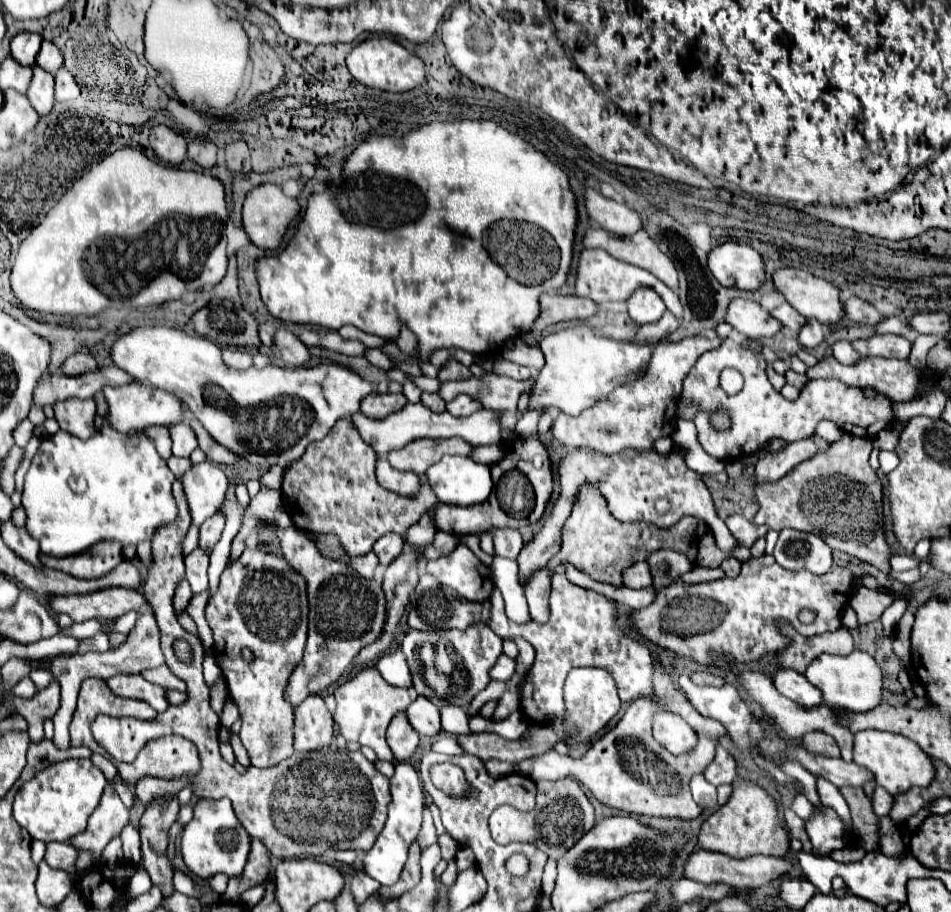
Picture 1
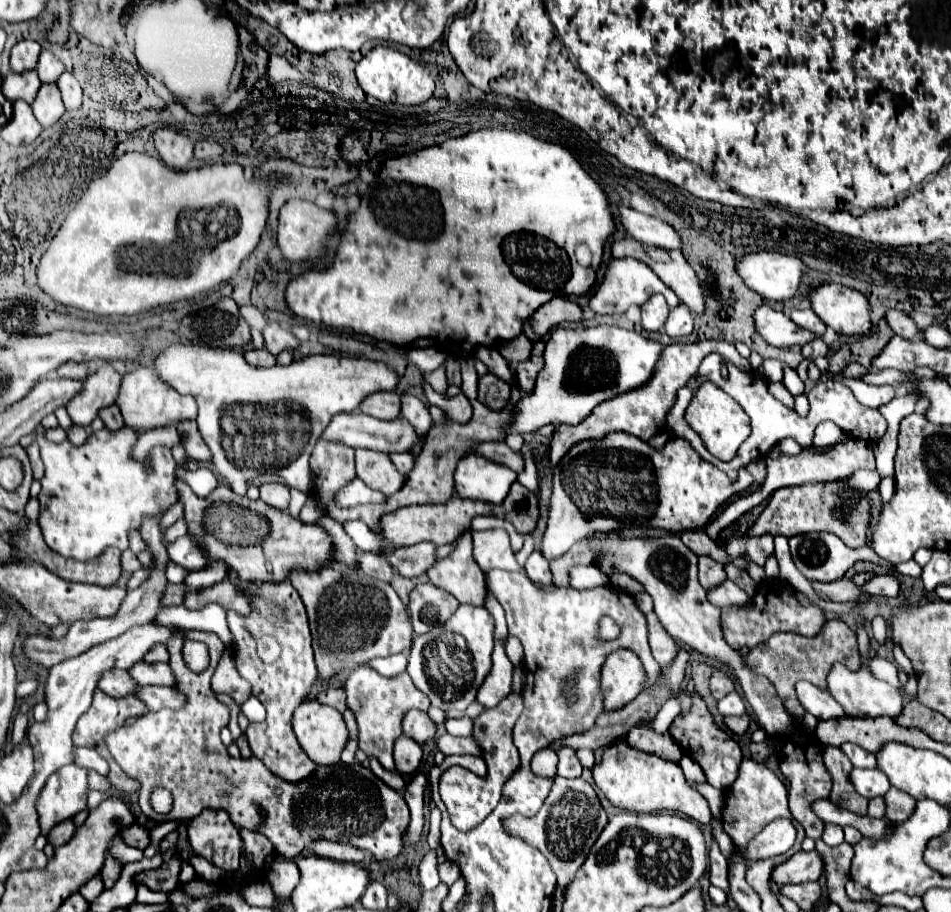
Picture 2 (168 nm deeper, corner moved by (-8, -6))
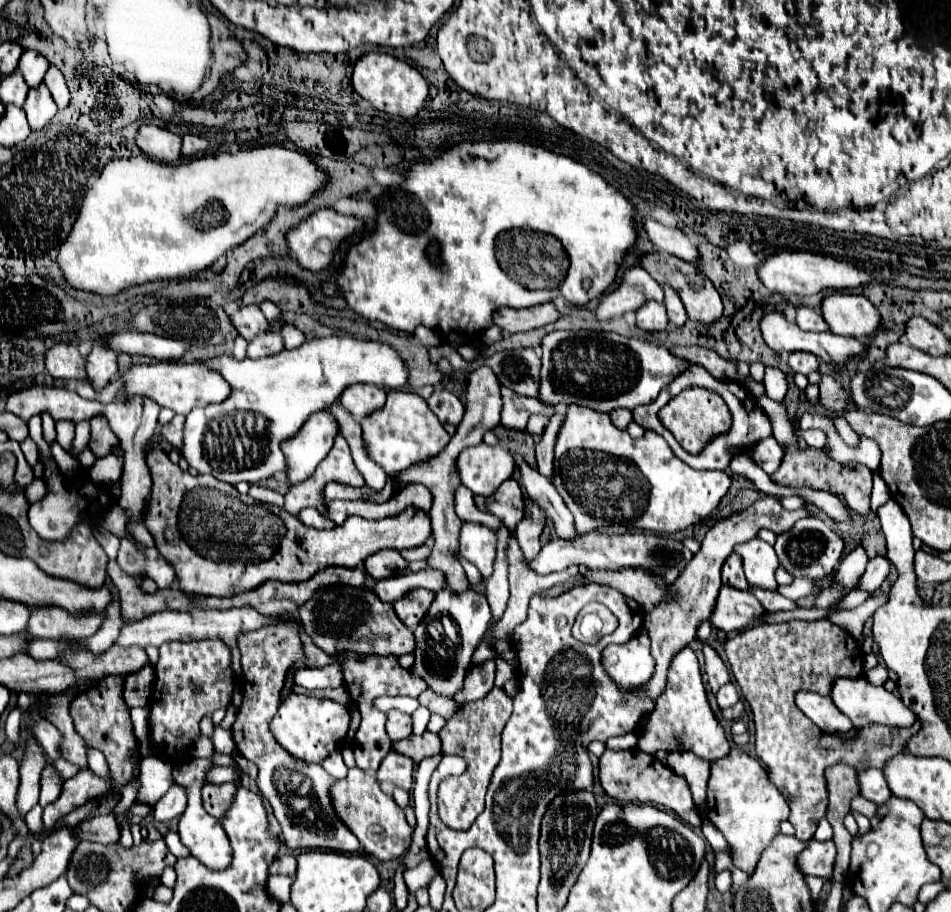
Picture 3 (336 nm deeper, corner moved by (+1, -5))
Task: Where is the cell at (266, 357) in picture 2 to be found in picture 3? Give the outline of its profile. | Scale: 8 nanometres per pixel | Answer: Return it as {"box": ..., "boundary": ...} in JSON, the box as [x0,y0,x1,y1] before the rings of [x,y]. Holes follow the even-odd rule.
{"box":[246,333,284,359],"boundary":[[[262,333],[254,341],[248,343],[246,357],[258,359],[258,357],[266,357],[266,355],[276,355],[282,349],[284,349],[284,345],[282,345],[282,337],[278,333]]]}

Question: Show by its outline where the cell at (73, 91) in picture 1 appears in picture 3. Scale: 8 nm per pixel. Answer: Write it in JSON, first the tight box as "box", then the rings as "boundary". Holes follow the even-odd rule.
{"box":[44,65,70,109],"boundary":[[[50,65],[50,69],[46,71],[46,77],[44,77],[44,83],[48,85],[58,109],[66,109],[70,103],[70,91],[68,91],[68,85],[66,85],[62,71],[58,67]]]}

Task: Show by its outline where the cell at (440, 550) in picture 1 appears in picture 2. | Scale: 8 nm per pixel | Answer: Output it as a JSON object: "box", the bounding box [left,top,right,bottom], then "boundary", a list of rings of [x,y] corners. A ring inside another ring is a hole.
{"box":[389,544,435,578],"boundary":[[[419,544],[419,546],[409,546],[409,548],[397,548],[389,556],[389,564],[393,572],[405,576],[405,578],[415,578],[421,576],[429,570],[431,564],[435,564],[435,548],[431,544]]]}

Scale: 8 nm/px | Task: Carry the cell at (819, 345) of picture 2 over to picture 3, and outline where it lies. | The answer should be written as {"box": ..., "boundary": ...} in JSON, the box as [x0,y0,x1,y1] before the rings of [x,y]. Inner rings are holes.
{"box":[788,353,818,375],"boundary":[[[790,353],[788,363],[796,373],[808,375],[812,371],[818,371],[818,357],[814,357],[812,353]]]}

